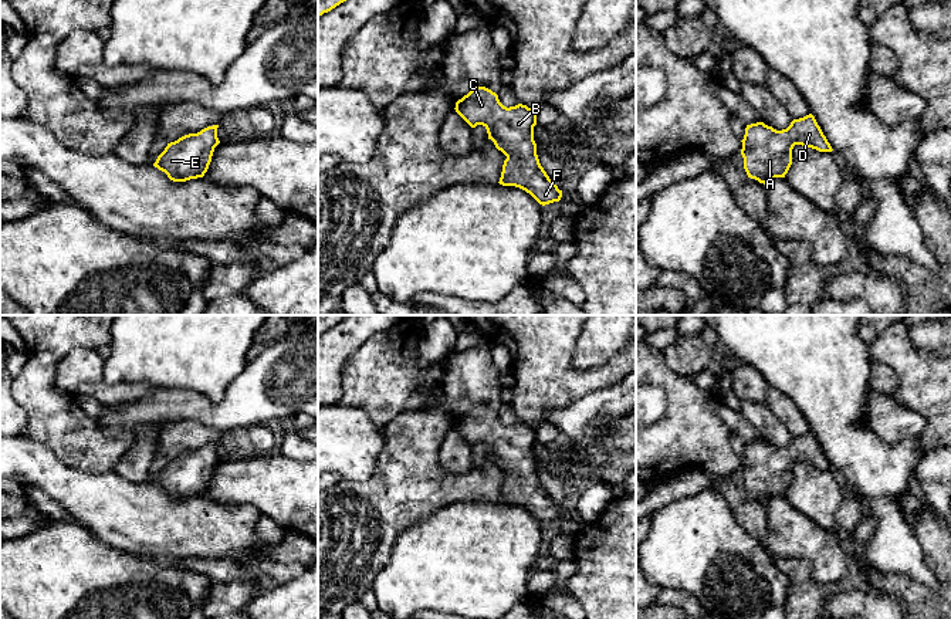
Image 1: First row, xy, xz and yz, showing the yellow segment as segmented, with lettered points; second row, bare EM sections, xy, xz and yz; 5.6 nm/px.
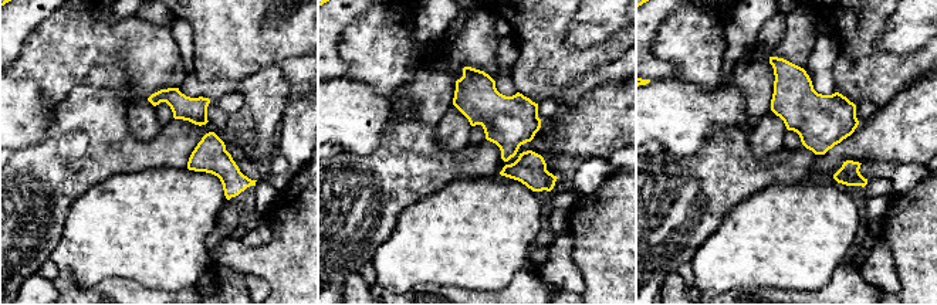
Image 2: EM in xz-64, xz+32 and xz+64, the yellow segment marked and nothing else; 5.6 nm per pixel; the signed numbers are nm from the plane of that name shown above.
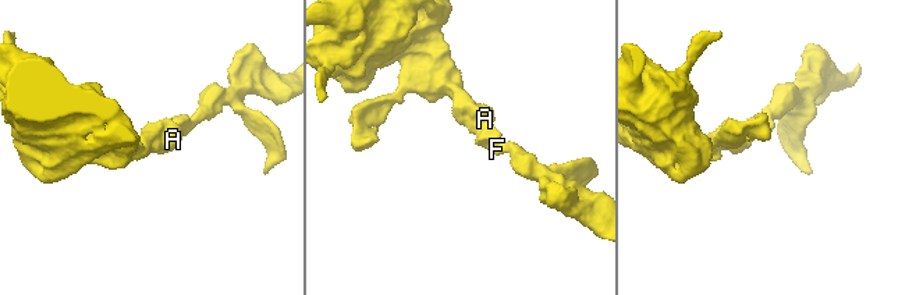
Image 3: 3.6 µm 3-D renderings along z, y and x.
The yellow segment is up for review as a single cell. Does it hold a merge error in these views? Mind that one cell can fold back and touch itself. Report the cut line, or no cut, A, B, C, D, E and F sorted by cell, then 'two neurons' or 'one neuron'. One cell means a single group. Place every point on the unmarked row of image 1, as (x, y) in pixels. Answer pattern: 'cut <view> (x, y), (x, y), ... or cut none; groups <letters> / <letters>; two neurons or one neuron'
cut none; groups A B C D E F; one neuron

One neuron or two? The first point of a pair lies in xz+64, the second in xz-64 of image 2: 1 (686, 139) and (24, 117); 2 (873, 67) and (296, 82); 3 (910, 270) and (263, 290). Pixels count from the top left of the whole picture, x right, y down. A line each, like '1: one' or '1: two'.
1: one
2: two
3: two

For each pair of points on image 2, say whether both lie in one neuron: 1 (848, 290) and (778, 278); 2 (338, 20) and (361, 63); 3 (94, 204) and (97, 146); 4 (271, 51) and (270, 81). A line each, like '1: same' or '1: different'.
1: different
2: different
3: different
4: different

